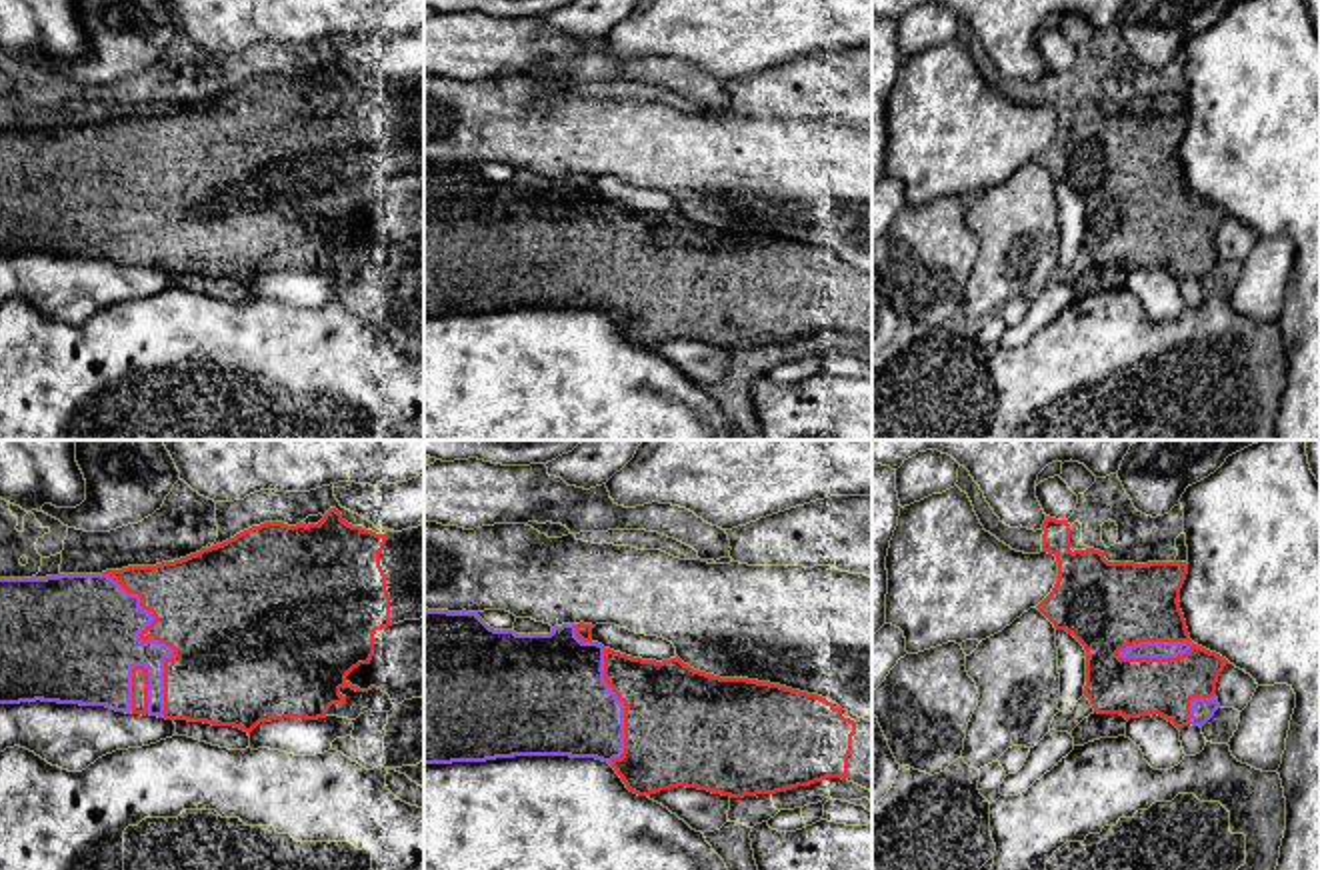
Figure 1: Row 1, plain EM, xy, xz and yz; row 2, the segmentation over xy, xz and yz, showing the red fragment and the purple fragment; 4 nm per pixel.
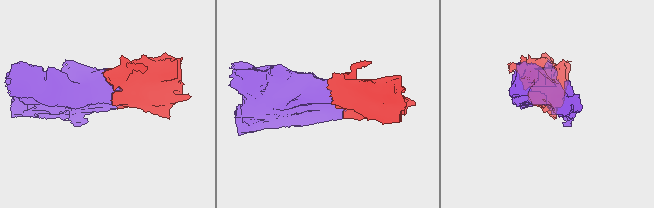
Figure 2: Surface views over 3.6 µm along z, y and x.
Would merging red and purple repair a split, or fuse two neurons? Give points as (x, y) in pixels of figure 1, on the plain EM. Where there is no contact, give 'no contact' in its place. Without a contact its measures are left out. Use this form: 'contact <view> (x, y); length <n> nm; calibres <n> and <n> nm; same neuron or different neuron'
contact xy (150, 188); length 650 nm; calibres 420 and 420 nm; same neuron

